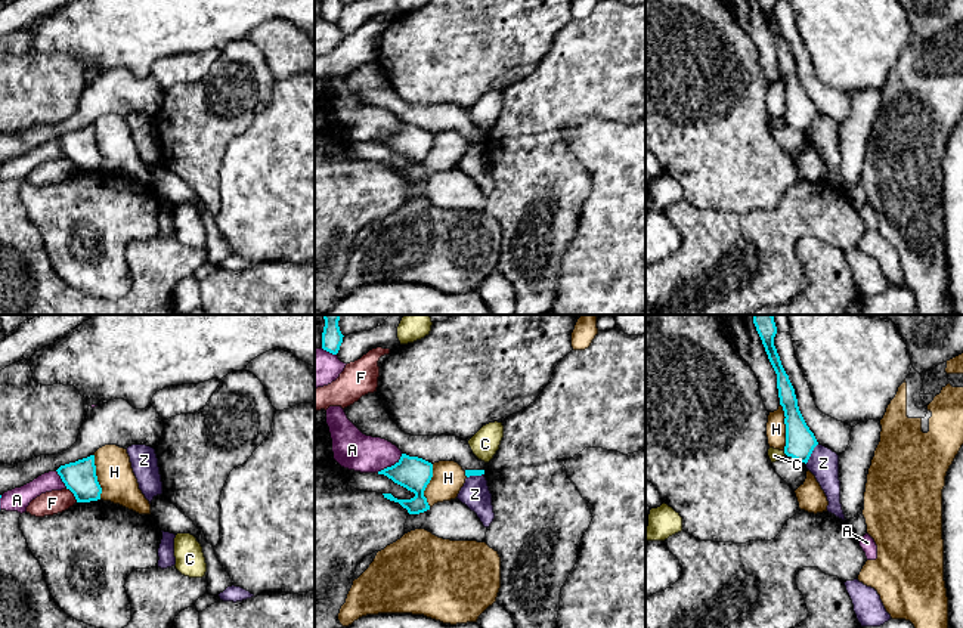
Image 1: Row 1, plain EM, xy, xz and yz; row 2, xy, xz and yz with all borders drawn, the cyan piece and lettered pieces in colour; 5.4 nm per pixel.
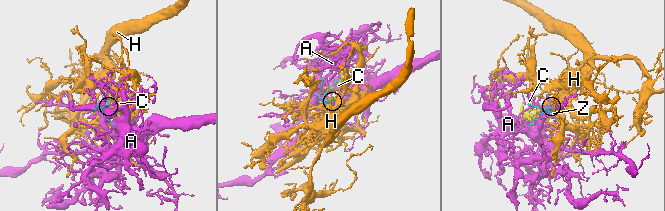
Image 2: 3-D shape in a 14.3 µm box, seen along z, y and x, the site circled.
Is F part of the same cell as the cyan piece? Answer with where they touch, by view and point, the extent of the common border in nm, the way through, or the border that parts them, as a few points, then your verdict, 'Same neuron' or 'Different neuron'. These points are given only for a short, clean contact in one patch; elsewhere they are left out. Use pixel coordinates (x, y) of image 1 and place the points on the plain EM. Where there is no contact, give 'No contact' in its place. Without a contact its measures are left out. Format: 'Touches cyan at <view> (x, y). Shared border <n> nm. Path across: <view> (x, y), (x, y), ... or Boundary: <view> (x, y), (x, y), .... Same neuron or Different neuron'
Touches cyan at xy (73, 161). Shared border 100 nm. Different neuron

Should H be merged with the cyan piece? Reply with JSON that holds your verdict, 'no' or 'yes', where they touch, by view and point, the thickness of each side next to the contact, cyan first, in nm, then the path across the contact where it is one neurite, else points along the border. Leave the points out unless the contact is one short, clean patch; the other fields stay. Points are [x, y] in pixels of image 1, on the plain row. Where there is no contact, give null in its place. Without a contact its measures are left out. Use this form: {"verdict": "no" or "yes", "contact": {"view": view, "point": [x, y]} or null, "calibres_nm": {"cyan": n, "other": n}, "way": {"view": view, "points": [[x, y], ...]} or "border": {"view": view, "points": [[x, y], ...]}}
{"verdict": "no", "contact": {"view": "yz", "point": [786, 96]}, "calibres_nm": {"cyan": 160, "other": 110}}

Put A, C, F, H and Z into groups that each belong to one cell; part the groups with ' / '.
A C / F / H Z

